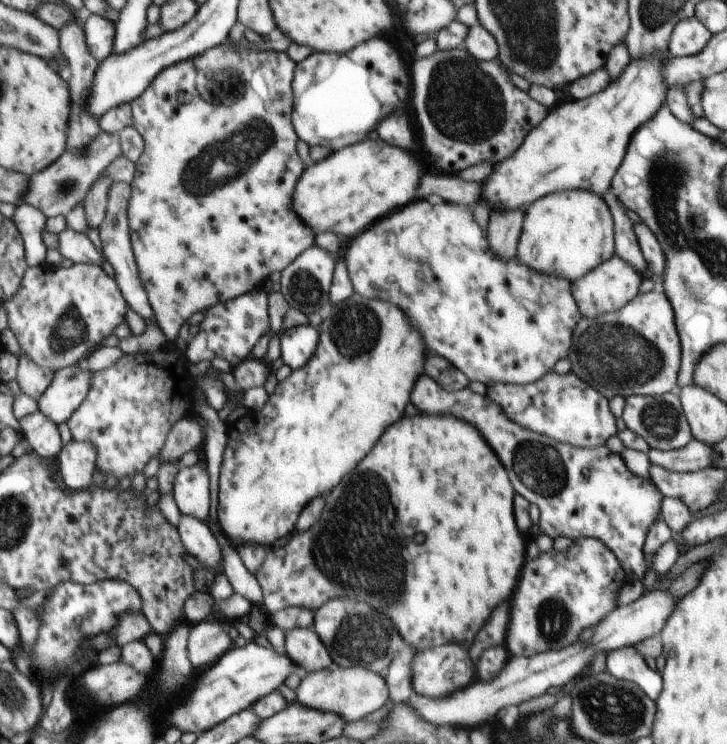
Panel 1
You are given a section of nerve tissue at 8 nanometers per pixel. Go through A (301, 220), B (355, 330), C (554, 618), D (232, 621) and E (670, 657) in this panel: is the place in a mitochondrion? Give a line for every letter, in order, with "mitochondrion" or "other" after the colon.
A: other
B: mitochondrion
C: mitochondrion
D: other
E: other

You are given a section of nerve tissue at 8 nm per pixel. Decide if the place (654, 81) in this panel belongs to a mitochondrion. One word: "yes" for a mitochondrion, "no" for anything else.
no

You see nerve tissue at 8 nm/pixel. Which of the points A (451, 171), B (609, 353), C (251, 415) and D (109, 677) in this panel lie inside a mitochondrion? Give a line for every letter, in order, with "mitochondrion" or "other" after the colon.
A: other
B: mitochondrion
C: other
D: other

